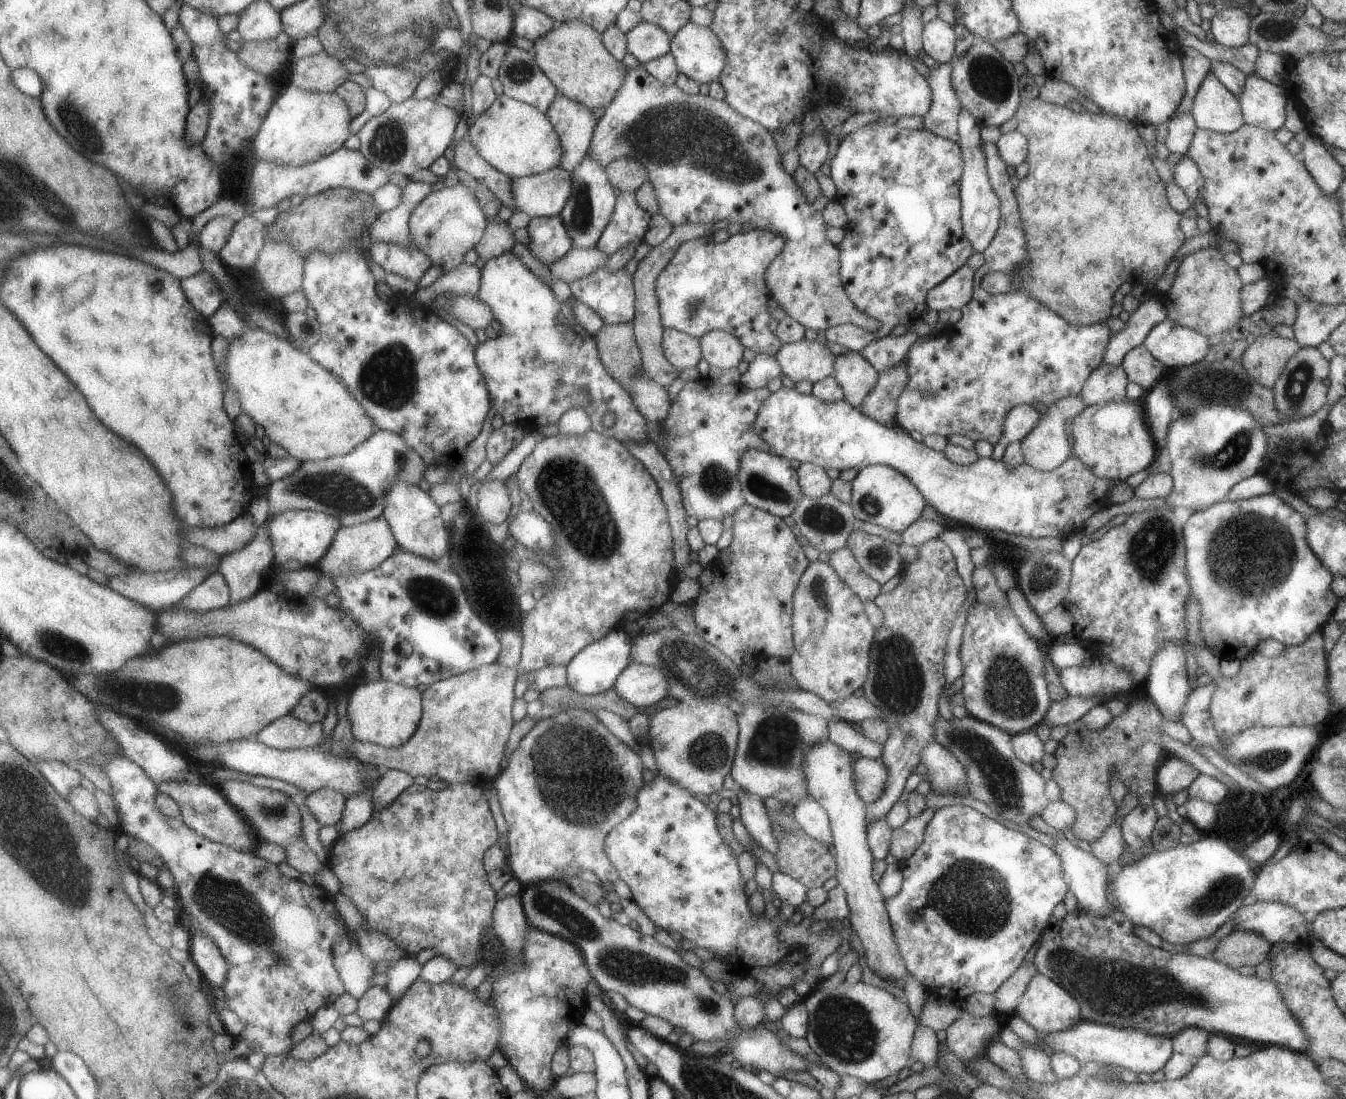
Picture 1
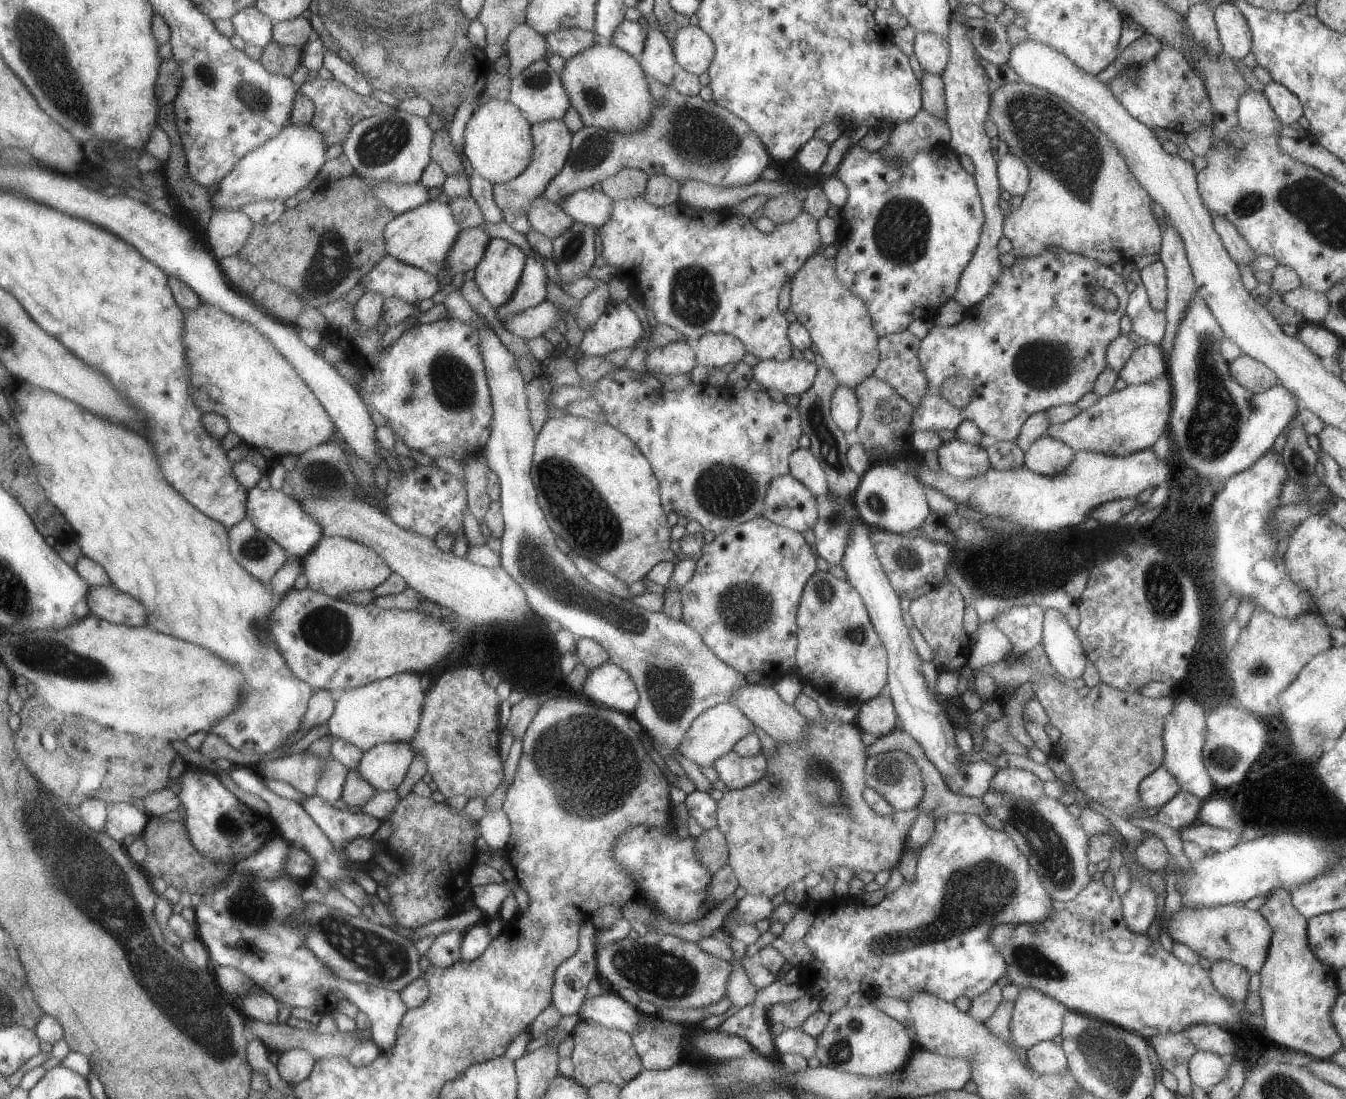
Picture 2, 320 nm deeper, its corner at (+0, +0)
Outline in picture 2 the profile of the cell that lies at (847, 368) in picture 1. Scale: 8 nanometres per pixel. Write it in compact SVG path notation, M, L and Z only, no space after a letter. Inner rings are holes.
M820 246L800 267L791 280L792 312L804 328L808 329L818 352L826 364L833 370L834 376L850 388L856 388L873 372L879 363L879 336L873 327L873 320L866 303L851 293L842 281L839 281L835 269L835 258L822 255L826 247Z

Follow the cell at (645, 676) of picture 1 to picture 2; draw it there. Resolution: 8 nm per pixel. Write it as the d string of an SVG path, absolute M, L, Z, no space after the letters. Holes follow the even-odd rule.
M611 660L588 672L583 694L590 702L629 716L639 701L639 690L632 677Z

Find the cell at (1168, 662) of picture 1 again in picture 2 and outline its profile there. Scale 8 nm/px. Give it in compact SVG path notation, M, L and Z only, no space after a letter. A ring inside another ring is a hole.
M1187 696L1177 697L1178 704L1174 712L1166 717L1164 725L1163 743L1165 755L1163 765L1178 781L1182 791L1197 796L1201 801L1210 798L1216 787L1210 778L1203 761L1203 746L1205 743L1206 716L1204 707Z

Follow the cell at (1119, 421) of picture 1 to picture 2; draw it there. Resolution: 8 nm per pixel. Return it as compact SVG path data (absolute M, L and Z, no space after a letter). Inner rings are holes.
M1168 374L1139 385L1127 384L1122 390L1113 390L1100 397L1073 419L1052 423L1044 435L1064 442L1076 452L1090 451L1126 456L1152 447L1162 434L1169 431L1172 395L1172 383Z

